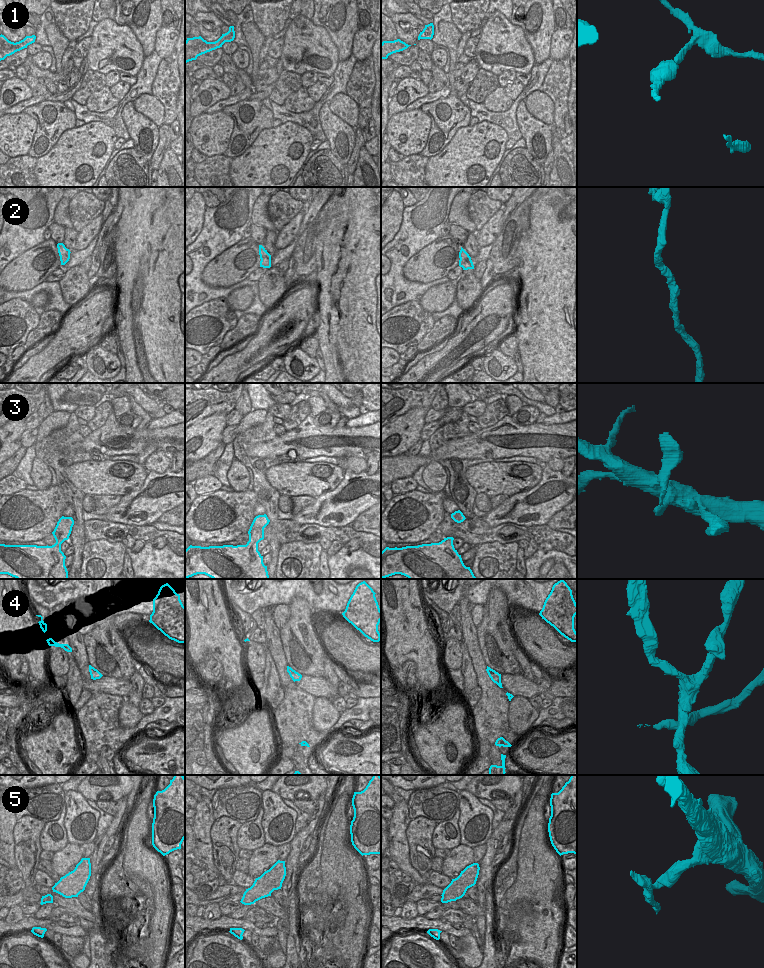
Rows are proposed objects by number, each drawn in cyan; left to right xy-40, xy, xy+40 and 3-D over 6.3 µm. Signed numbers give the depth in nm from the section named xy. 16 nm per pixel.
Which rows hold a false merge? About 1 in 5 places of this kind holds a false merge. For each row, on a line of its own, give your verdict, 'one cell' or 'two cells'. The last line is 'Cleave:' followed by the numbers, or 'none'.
1: two cells
2: one cell
3: one cell
4: two cells
5: one cell
Cleave: 1, 4

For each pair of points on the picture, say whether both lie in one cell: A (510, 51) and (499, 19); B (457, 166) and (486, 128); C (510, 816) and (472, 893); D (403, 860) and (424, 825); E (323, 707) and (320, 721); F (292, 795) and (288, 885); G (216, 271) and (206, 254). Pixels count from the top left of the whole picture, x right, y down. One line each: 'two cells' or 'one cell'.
A: one cell
B: one cell
C: two cells
D: two cells
E: one cell
F: two cells
G: two cells

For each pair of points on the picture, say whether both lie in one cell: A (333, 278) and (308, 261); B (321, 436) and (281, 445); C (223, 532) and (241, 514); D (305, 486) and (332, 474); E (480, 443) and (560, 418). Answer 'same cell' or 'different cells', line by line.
A: different cells
B: same cell
C: same cell
D: same cell
E: different cells

